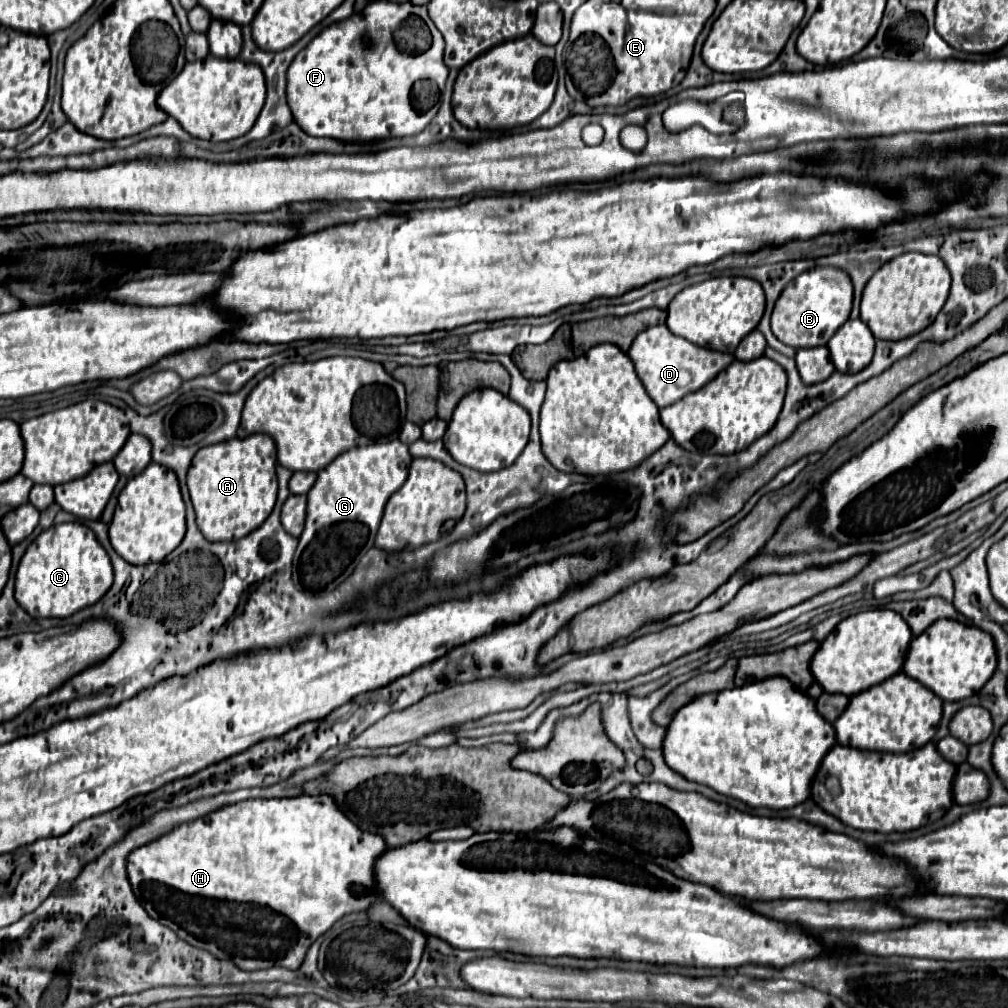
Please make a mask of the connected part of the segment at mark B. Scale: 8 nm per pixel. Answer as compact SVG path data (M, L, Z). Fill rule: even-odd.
M815 267L795 277L779 295L771 313L773 335L795 349L819 347L835 335L835 331L849 319L853 301L853 285L847 271L837 267Z

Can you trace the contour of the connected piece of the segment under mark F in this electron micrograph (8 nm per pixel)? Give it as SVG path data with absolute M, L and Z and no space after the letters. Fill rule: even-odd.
M373 1L361 13L345 21L329 25L299 53L287 69L287 103L293 111L293 121L311 137L331 137L341 141L375 141L387 137L413 137L421 133L439 111L439 99L447 81L447 65L443 63L445 41L441 33L431 33L431 47L423 53L409 55L399 51L393 33L417 7L409 3ZM363 33L369 33L373 47L363 47Z

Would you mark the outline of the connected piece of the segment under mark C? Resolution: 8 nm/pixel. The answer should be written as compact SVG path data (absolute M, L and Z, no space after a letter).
M61 523L41 531L27 547L15 573L15 599L35 619L69 617L97 603L111 583L113 567L95 533L81 523Z

